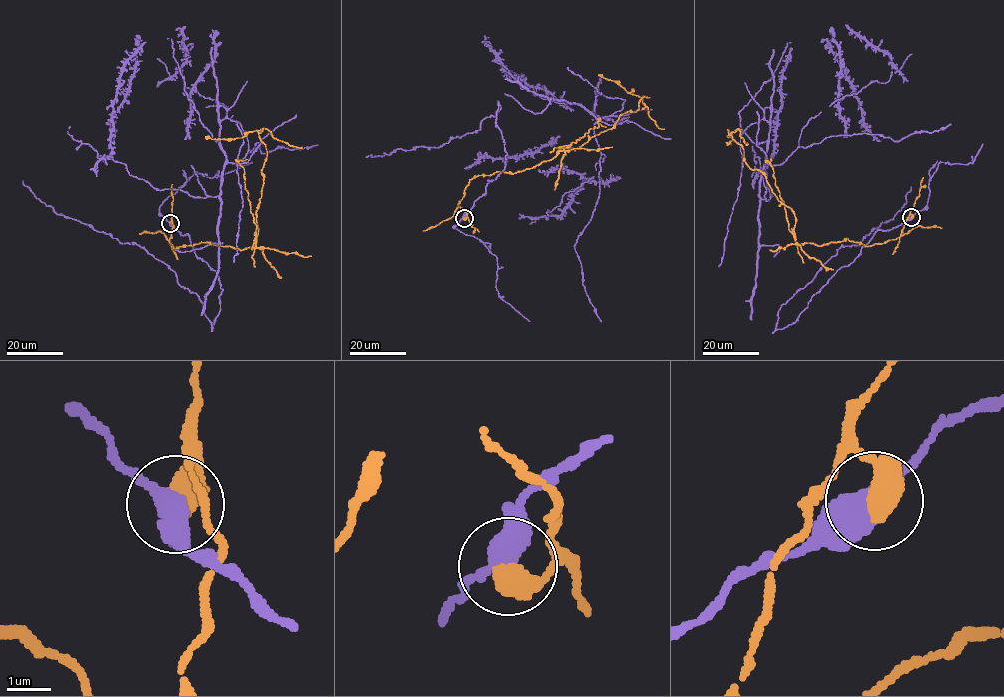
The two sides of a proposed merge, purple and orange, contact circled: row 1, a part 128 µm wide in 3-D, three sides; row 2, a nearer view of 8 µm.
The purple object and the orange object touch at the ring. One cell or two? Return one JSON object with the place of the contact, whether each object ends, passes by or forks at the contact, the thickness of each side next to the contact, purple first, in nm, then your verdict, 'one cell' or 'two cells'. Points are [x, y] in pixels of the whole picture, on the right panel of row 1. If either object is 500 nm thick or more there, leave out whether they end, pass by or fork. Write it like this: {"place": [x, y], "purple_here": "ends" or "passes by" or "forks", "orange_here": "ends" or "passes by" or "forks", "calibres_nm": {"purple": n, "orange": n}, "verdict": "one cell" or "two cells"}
{"place": [911, 217], "calibres_nm": {"purple": 480, "orange": 650}, "verdict": "two cells"}

